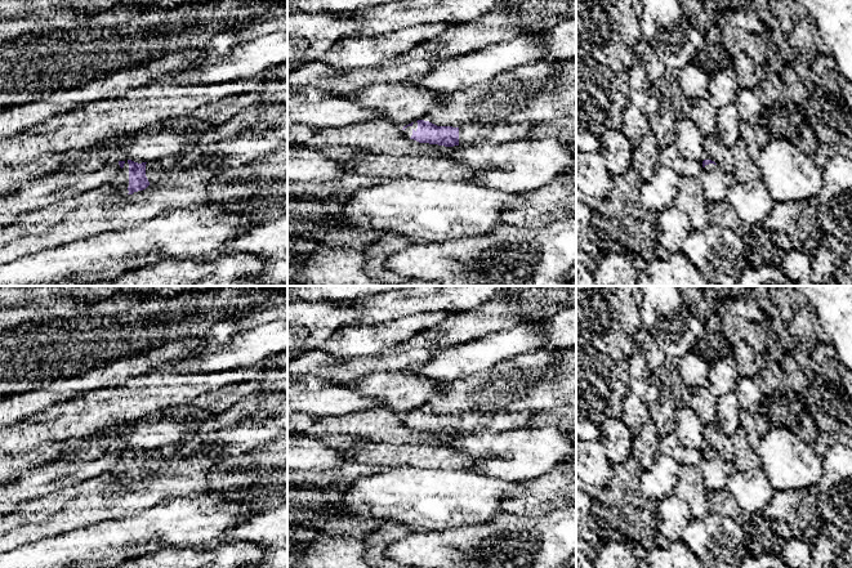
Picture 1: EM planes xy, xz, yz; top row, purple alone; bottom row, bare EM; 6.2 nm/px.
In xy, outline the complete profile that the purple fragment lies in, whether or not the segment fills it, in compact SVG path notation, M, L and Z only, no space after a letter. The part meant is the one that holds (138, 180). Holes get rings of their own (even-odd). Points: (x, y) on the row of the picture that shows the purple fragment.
M131 160L119 161L121 170L108 183L125 194L146 189L150 185L146 176L146 164L138 164Z

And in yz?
M712 160L702 161L700 182L706 202L722 202L727 200L732 178Z

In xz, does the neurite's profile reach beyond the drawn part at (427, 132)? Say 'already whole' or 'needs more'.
needs more

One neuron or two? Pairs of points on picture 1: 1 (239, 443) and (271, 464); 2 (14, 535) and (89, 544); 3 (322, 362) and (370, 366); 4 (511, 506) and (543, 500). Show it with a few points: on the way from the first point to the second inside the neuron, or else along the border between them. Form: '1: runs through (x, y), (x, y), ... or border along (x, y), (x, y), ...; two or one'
1: border along (273, 437), (235, 456); two
2: border along (71, 530), (21, 544), (13, 549); two
3: runs through (334, 367), (358, 367); one
4: runs through (518, 505), (535, 500); one

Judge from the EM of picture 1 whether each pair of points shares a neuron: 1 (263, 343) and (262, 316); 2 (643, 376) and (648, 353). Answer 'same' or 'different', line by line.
1: different
2: different

